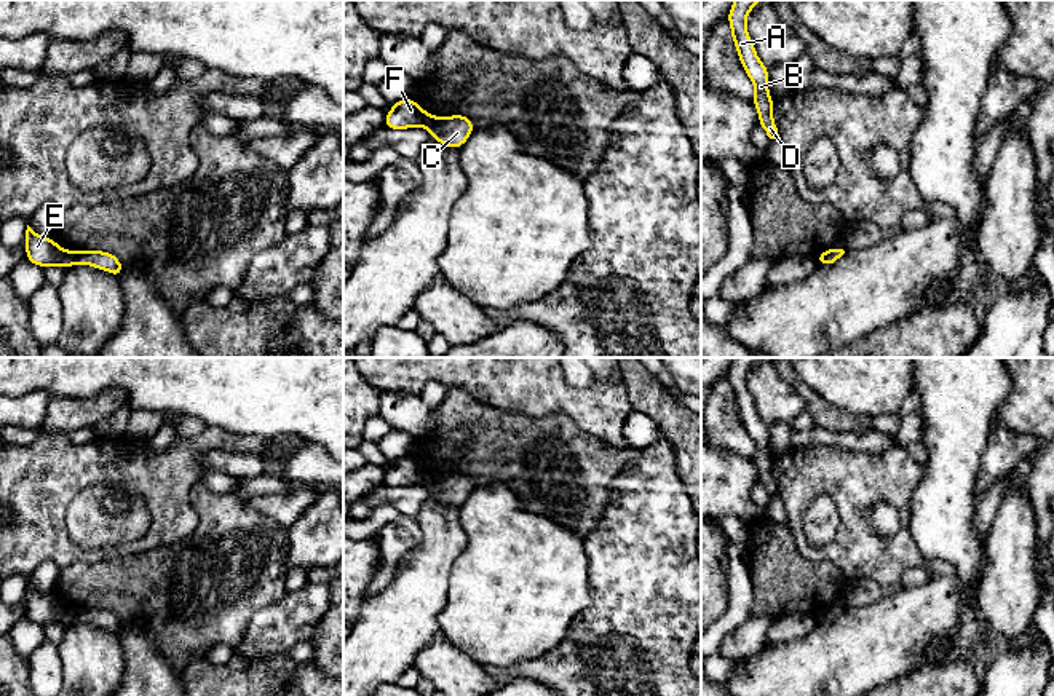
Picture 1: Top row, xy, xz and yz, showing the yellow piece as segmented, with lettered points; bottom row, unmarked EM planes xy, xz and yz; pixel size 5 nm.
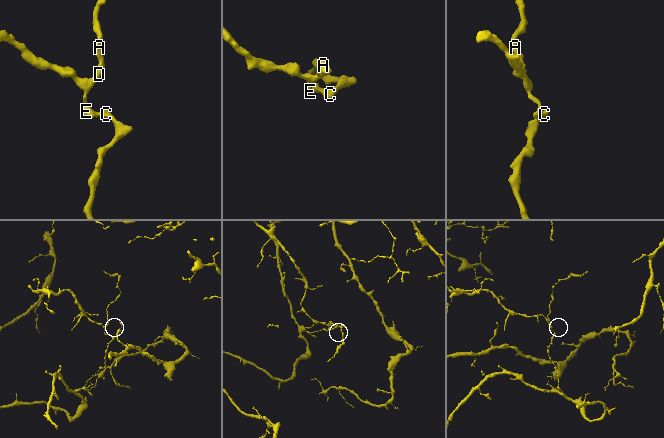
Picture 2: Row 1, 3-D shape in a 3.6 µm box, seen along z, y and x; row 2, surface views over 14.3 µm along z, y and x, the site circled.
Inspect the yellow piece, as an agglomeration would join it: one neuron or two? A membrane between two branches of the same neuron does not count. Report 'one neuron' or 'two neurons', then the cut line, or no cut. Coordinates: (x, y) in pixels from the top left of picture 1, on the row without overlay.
two neurons; cut xz (443, 476), (428, 486)

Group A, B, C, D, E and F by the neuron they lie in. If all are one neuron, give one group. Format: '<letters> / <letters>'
A B D E F / C

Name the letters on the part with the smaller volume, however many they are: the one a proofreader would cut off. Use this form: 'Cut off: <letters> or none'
Cut off: C

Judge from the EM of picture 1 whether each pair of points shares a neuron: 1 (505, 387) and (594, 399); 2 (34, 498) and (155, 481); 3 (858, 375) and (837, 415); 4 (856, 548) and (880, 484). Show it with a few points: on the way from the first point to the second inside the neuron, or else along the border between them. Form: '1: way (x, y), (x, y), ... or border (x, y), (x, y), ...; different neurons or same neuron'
1: way (527, 387), (537, 387), (559, 398), (572, 399); same neuron
2: way (64, 471), (125, 471); same neuron
3: border (810, 385), (836, 406), (871, 419); different neurons
4: way (856, 532), (856, 508), (864, 500); same neuron

